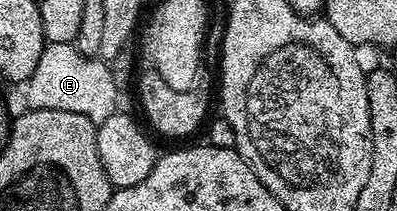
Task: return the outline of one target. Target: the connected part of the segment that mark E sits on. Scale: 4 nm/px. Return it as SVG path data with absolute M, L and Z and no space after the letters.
M46 43L35 72L24 85L24 105L30 110L50 108L56 111L79 112L81 116L86 116L100 125L119 108L117 82L110 70L110 65L100 59L83 57L74 43Z

